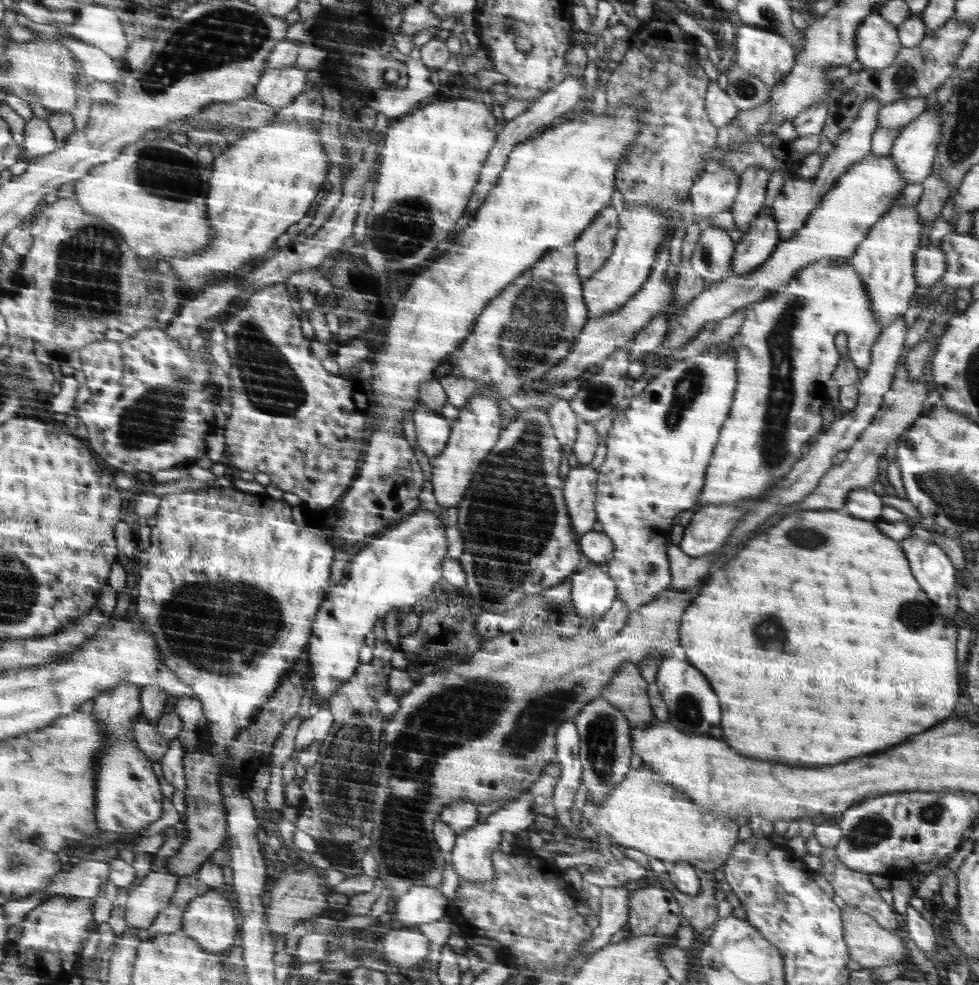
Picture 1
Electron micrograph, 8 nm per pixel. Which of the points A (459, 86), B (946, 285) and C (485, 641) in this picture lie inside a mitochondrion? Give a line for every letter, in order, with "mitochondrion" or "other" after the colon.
A: mitochondrion
B: other
C: other

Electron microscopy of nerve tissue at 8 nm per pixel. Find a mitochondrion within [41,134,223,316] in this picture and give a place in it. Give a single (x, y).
(170, 174)

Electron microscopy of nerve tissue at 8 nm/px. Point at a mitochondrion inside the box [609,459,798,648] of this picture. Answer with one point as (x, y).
(650, 573)

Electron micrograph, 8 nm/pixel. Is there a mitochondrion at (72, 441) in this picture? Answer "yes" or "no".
no

